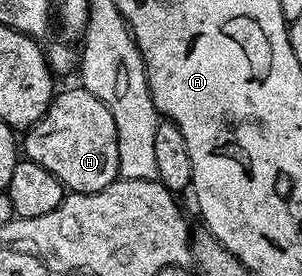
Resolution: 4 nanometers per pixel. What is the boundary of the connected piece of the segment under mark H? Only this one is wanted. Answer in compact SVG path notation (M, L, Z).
M83 86L57 92L47 112L35 125L27 128L25 135L22 139L25 158L48 169L73 194L100 192L119 178L114 117L110 109Z

